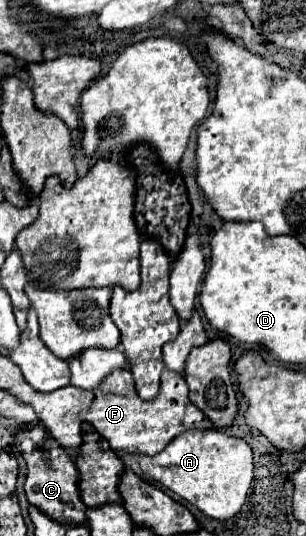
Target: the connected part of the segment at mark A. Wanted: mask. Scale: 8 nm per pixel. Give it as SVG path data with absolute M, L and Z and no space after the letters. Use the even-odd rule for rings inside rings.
M217 428L187 430L173 438L157 456L141 456L139 464L145 476L163 484L215 520L233 518L241 510L253 480L251 446Z

